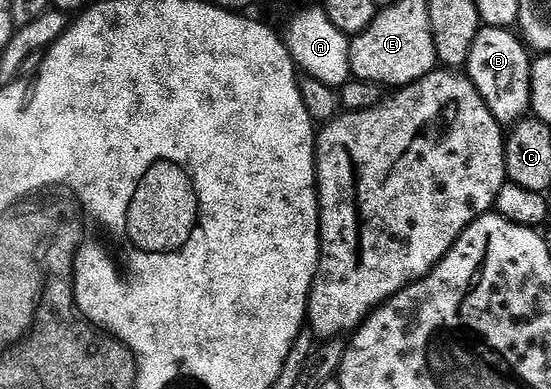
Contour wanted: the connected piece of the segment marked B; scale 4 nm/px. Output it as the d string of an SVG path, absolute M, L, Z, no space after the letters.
M481 28L480 33L474 39L472 50L466 62L466 76L474 83L474 87L482 95L486 107L494 115L494 119L502 127L515 126L516 122L523 121L529 116L531 110L531 71L533 62L528 59L529 50L525 42L515 32L506 29Z

